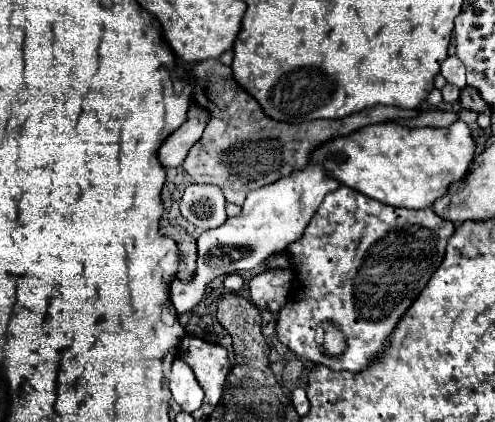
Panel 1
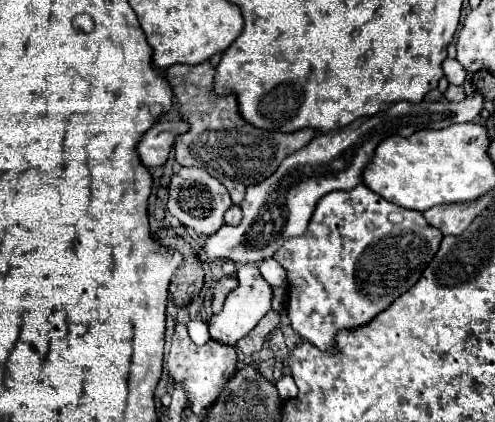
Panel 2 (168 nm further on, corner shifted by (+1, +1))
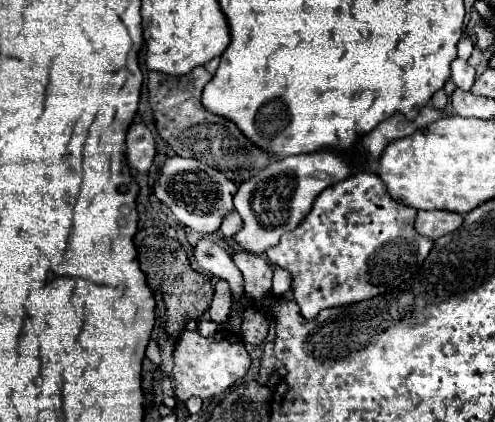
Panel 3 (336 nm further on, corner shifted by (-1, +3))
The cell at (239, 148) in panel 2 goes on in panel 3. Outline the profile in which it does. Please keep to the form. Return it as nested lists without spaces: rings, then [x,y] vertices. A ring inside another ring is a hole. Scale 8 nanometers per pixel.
[[[204,66],[194,68],[190,74],[184,76],[168,76],[160,72],[148,74],[148,102],[154,110],[156,118],[156,132],[158,136],[170,144],[170,148],[184,158],[196,158],[208,166],[214,166],[222,174],[228,174],[236,184],[252,178],[272,160],[264,150],[252,146],[244,138],[244,134],[236,128],[234,122],[210,114],[204,110],[200,96],[202,88],[208,84],[212,76],[206,72]]]

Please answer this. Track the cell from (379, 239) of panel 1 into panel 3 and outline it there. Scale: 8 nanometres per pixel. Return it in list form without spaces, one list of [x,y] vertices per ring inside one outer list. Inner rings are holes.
[[[360,170],[346,180],[322,190],[300,226],[296,226],[296,230],[292,232],[286,232],[280,238],[278,246],[266,250],[266,256],[292,274],[294,300],[298,302],[304,318],[314,320],[320,310],[328,306],[346,306],[396,288],[420,268],[434,242],[428,242],[428,238],[420,238],[420,234],[412,230],[412,218],[416,218],[416,210],[412,206],[390,198],[384,182],[374,172]]]

